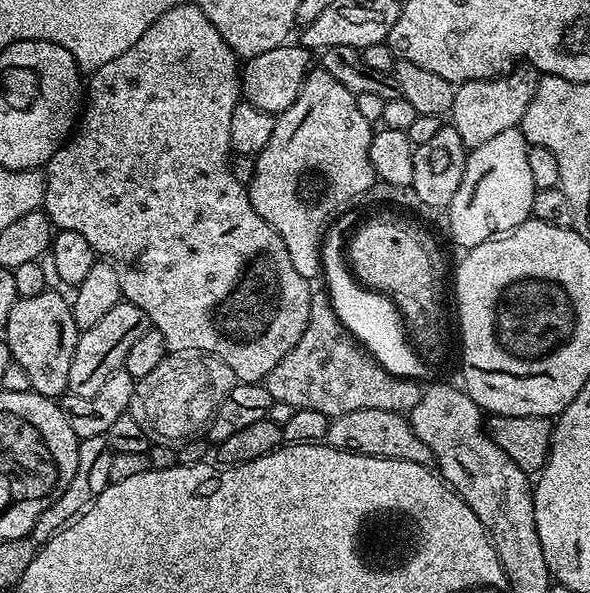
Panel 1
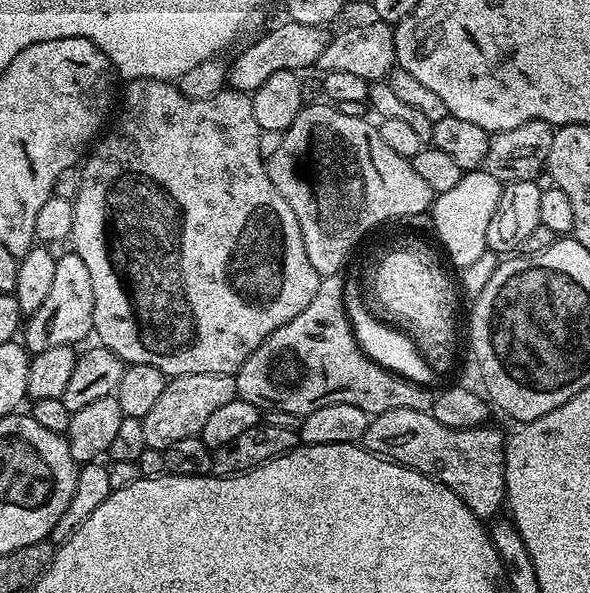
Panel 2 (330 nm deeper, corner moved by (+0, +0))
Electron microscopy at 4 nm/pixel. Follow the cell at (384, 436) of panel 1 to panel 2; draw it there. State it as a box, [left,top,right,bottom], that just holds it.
[362,410,506,518]

